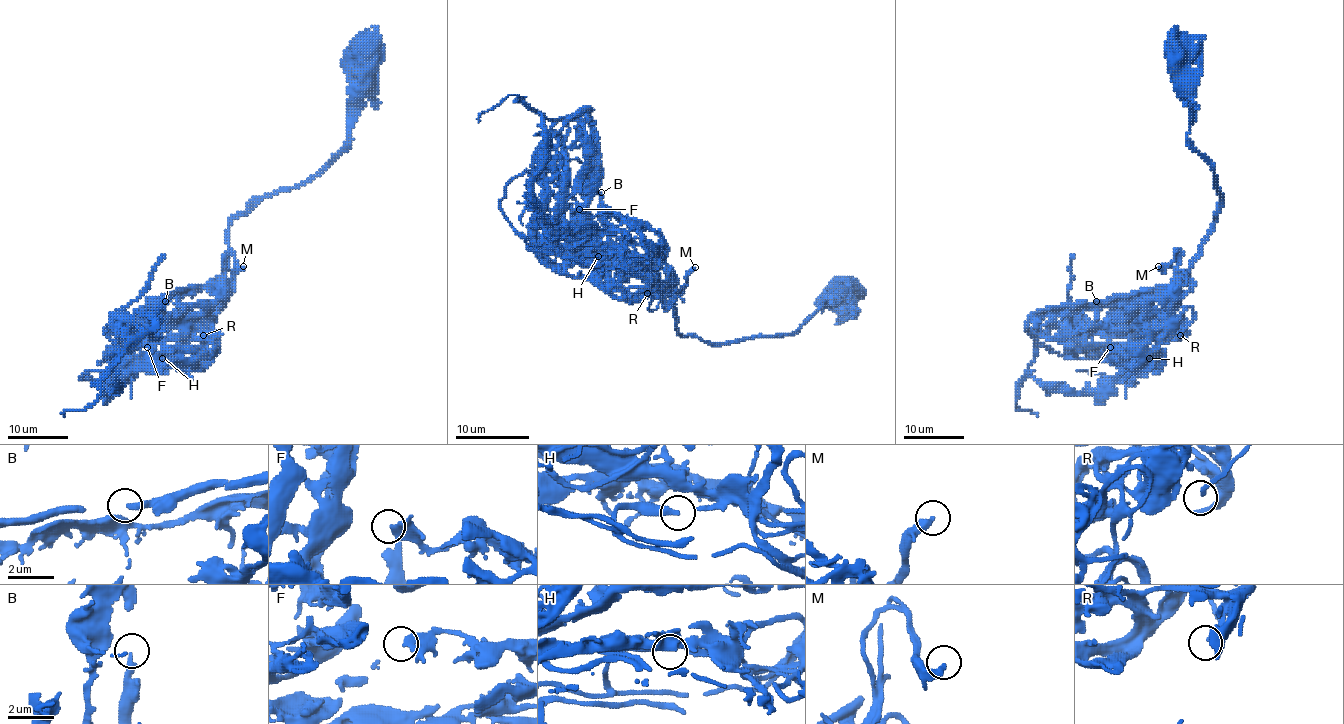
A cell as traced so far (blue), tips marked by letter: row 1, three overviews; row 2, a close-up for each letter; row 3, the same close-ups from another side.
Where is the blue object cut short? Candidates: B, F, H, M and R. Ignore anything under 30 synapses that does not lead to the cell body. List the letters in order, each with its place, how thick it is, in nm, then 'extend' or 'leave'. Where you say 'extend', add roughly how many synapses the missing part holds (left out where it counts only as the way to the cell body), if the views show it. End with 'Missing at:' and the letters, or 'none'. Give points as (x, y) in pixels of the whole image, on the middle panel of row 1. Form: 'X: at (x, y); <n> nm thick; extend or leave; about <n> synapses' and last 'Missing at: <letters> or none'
B: at (601, 192); 200 nm thick; leave
F: at (579, 209); 200 nm thick; extend; about 45 synapses
H: at (598, 256); 220 nm thick; leave
M: at (695, 267); 340 nm thick; extend; about 80 synapses
R: at (647, 293); 170 nm thick; leave
Missing at: F, M

